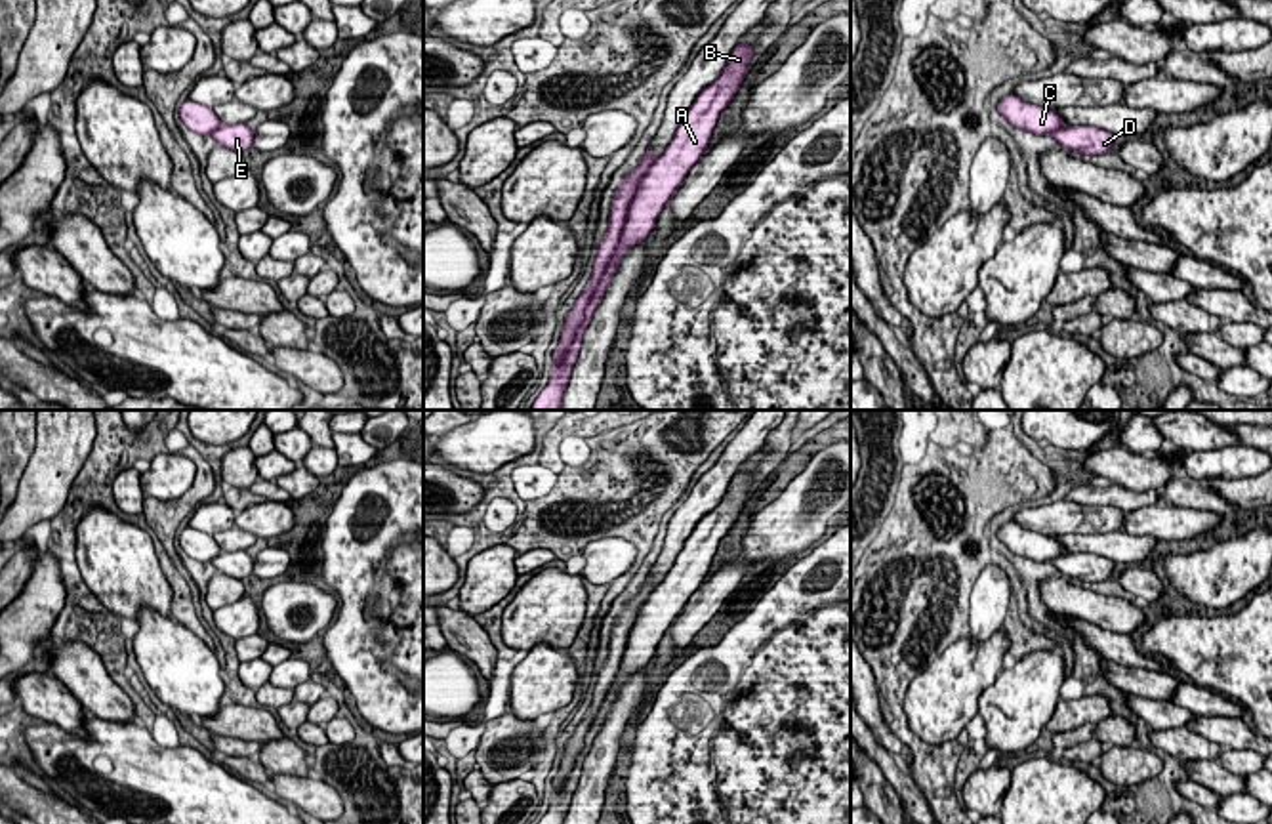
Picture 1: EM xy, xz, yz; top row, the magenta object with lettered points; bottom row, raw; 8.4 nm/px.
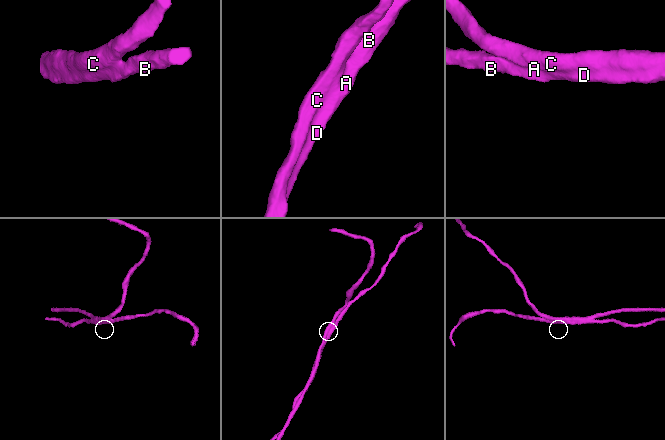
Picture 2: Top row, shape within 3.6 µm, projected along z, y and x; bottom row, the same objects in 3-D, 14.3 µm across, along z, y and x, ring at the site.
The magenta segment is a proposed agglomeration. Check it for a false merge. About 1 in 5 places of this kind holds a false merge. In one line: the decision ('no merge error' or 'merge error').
merge error

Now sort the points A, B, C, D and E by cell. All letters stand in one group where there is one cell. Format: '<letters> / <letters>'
A B D E / C

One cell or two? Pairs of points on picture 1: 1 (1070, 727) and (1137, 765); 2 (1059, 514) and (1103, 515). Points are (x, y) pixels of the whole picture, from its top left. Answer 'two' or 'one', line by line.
1: one
2: one

